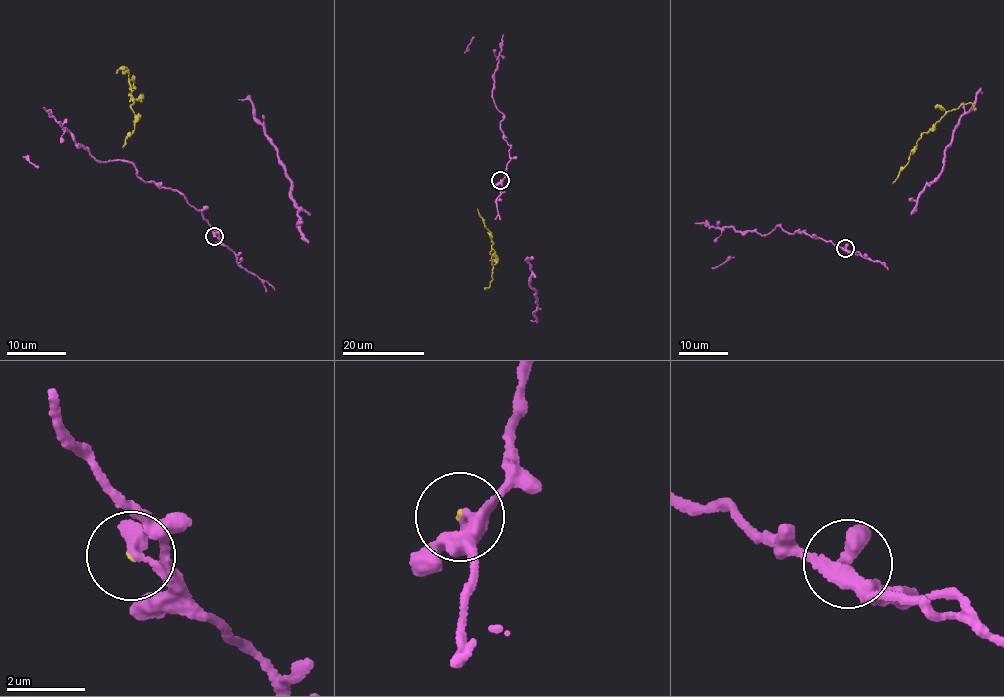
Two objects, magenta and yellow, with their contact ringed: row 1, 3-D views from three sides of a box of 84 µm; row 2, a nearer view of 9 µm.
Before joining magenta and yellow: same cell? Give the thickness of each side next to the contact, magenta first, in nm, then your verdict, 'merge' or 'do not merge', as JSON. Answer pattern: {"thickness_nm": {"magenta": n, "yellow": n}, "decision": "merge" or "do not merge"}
{"thickness_nm": {"magenta": 440, "yellow": 60}, "decision": "merge"}

